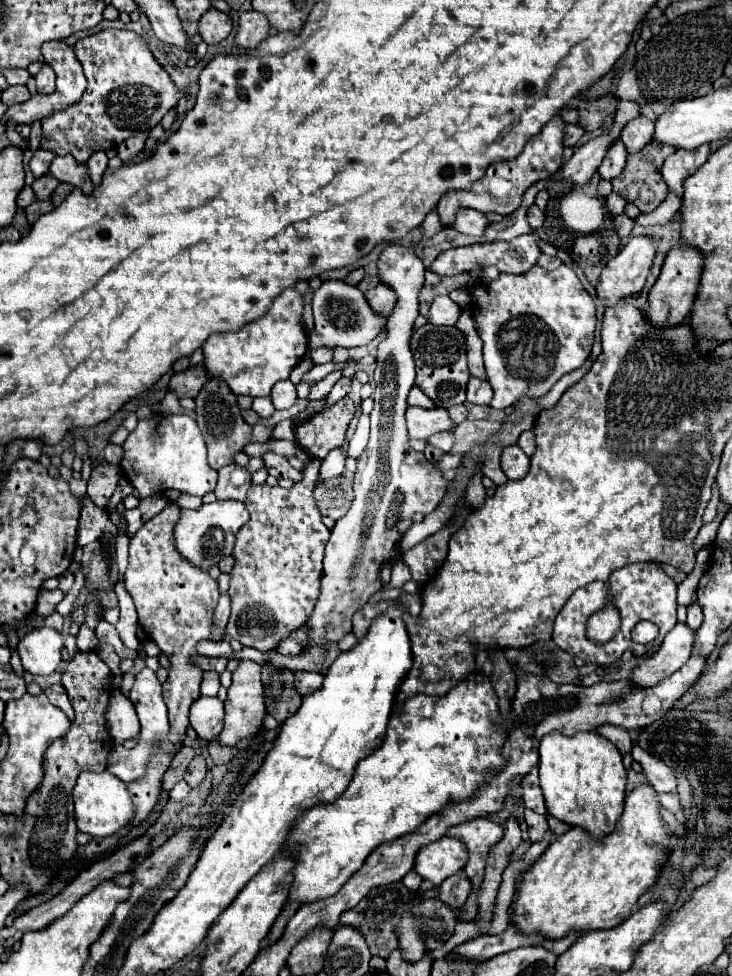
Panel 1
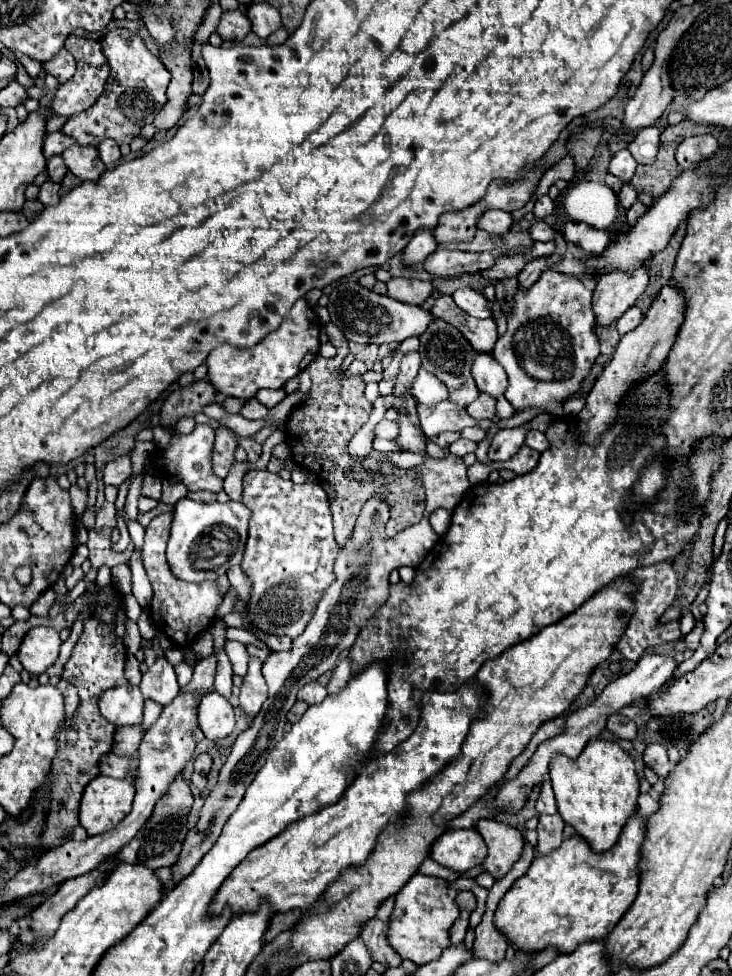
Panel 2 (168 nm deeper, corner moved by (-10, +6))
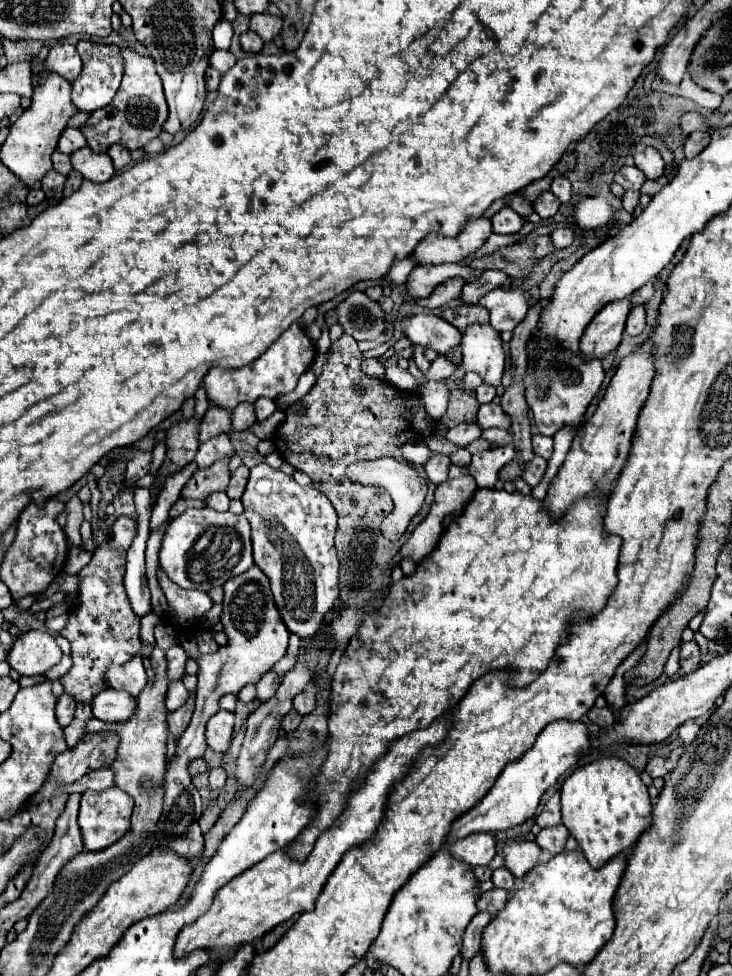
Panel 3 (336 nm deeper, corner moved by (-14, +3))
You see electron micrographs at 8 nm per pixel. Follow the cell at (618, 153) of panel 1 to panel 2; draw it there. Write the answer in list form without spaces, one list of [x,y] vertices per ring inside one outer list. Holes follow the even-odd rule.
[[[627,148],[619,150],[613,158],[611,158],[611,164],[609,164],[609,172],[619,176],[623,182],[631,180],[631,176],[635,174],[635,168],[637,168],[637,162],[635,158],[631,156],[631,152]]]

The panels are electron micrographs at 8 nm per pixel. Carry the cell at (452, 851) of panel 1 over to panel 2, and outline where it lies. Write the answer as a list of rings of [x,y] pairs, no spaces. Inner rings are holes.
[[[475,828],[445,832],[431,846],[431,858],[455,872],[479,866],[487,856],[487,846]]]

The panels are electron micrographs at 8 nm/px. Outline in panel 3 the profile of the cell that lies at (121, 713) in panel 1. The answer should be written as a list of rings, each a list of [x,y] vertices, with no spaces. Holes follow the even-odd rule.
[[[103,689],[91,701],[93,717],[107,723],[125,723],[135,715],[135,699],[125,691]]]

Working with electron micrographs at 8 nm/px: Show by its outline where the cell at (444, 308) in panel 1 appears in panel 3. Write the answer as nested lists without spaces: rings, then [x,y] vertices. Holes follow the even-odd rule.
[[[497,287],[479,299],[479,305],[489,309],[491,313],[491,327],[499,333],[513,331],[525,319],[529,307],[537,303],[539,297],[533,297],[523,289],[503,289],[503,287]]]

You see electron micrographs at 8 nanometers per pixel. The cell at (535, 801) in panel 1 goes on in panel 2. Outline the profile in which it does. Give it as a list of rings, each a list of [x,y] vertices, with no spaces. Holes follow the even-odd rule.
[[[545,780],[541,784],[541,792],[539,792],[539,798],[537,798],[535,808],[537,808],[537,816],[541,816],[541,814],[555,814],[557,812],[557,804],[555,804],[551,782],[549,780]]]

